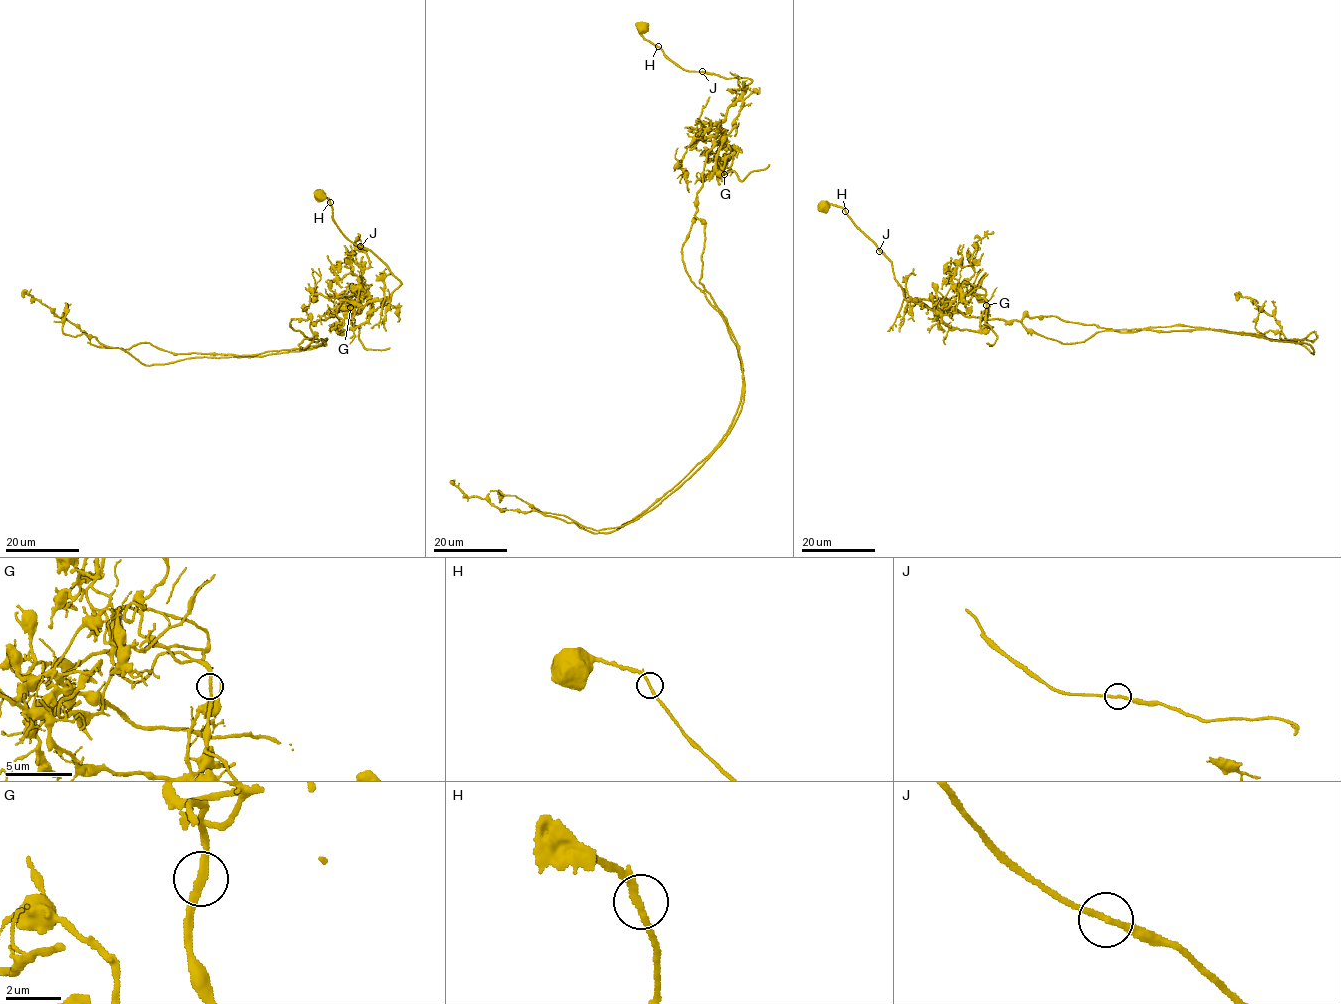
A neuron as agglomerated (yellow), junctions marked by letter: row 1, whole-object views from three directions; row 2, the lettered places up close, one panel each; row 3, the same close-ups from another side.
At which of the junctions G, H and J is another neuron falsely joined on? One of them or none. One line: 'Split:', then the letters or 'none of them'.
Split: G

